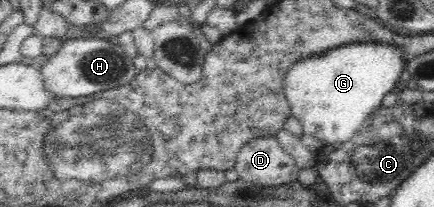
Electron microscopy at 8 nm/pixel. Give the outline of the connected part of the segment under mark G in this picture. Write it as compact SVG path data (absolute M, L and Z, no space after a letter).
M375 41L344 44L319 56L297 61L284 80L291 114L303 126L303 132L325 145L351 140L371 112L381 104L387 92L399 90L395 82L406 70L403 51Z

